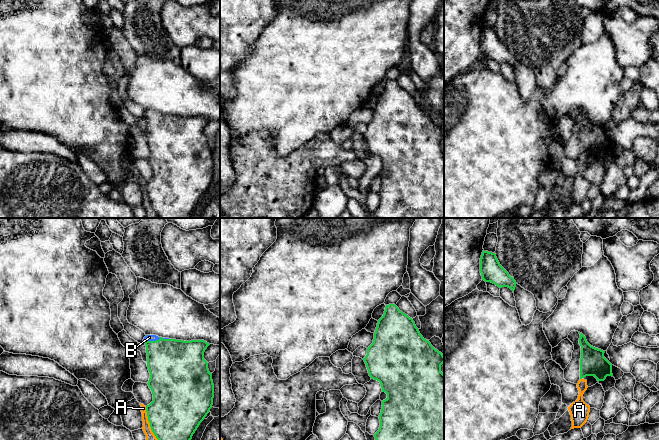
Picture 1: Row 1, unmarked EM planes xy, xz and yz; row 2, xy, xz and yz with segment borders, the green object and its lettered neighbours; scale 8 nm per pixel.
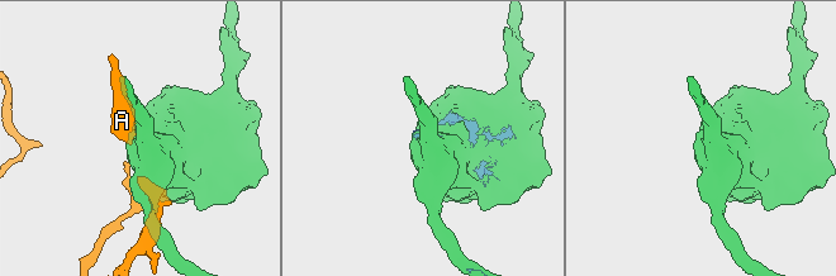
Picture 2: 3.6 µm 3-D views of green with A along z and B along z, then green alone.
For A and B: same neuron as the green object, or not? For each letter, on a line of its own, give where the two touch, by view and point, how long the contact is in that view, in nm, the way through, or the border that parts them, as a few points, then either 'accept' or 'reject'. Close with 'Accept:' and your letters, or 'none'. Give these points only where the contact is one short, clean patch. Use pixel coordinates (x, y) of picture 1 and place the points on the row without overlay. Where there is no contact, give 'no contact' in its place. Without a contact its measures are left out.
A: contact xy (150, 200); length 300 nm; reject
B: contact xy (152, 117); length 130 nm; accept
Accept: B

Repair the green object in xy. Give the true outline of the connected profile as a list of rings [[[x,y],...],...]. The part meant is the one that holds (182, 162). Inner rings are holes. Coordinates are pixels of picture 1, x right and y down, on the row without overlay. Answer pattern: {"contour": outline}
{"contour": [[[147,111],[143,118],[146,121],[147,143],[150,149],[148,162],[153,170],[153,177],[146,182],[150,203],[159,218],[190,218],[200,199],[209,189],[213,181],[214,160],[212,149],[204,128],[210,121],[204,116],[183,117]]]}

